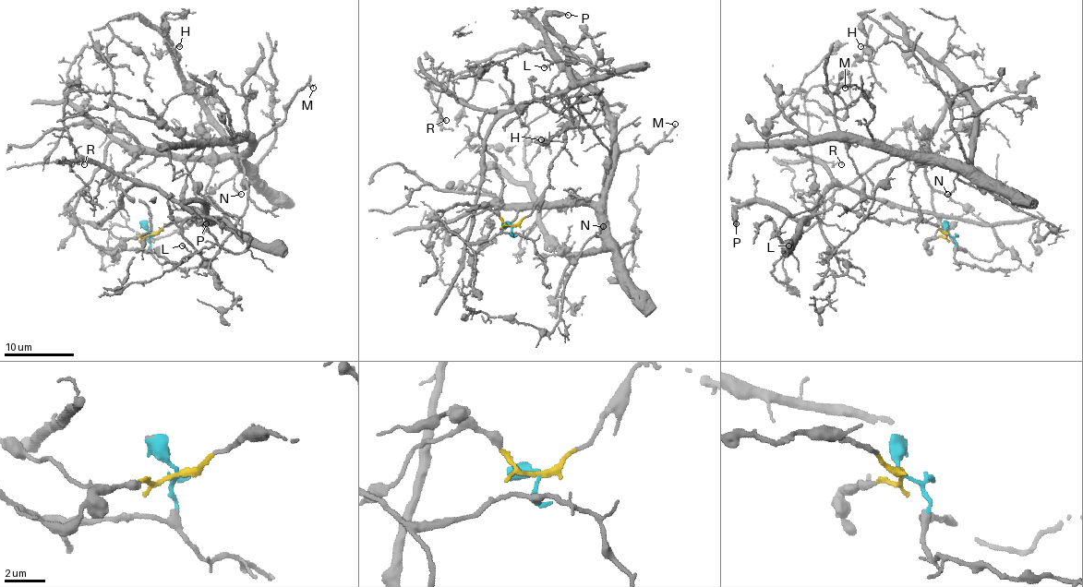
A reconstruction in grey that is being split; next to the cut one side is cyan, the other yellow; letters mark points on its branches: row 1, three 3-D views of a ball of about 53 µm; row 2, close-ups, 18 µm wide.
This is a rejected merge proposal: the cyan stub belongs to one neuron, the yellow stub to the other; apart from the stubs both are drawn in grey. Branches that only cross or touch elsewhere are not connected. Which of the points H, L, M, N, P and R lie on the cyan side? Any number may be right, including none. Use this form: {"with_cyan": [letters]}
{"with_cyan": ["H", "M", "N"]}

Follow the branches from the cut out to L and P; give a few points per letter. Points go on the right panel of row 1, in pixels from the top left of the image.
L: (947, 234), (930, 222), (832, 205), (806, 221), (788, 245)
P: (947, 234), (930, 222), (871, 219), (841, 205), (790, 219), (749, 201), (738, 207), (736, 224)

